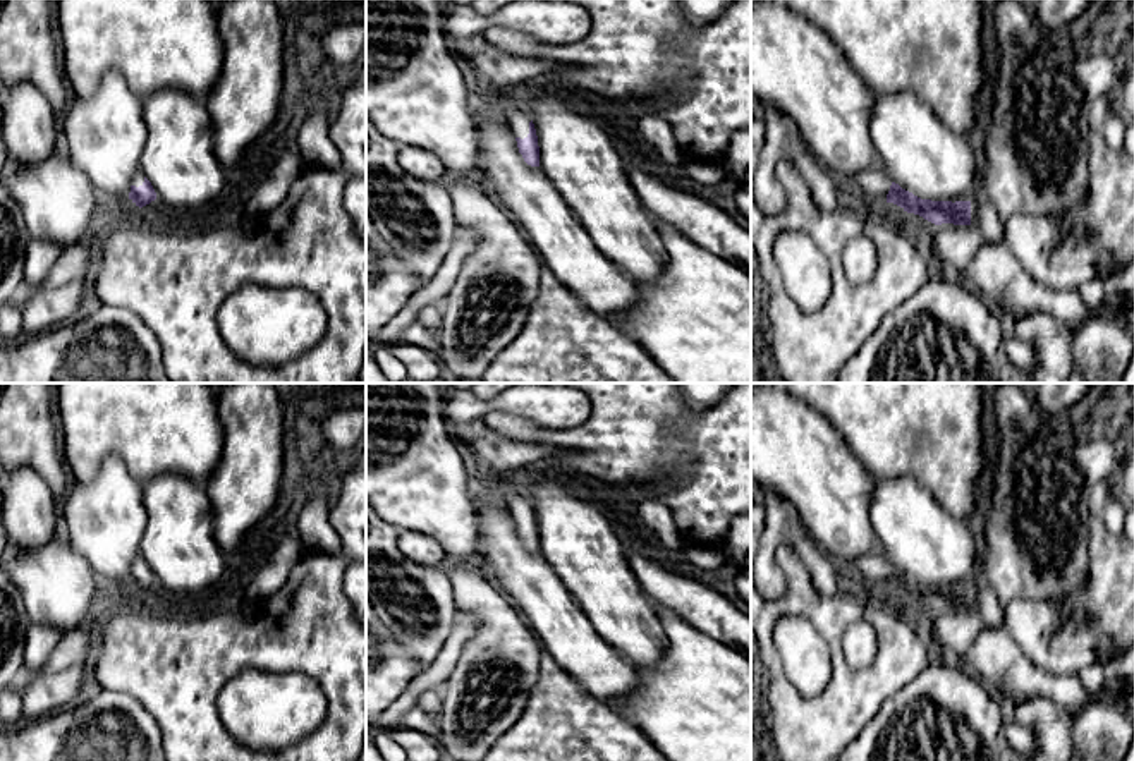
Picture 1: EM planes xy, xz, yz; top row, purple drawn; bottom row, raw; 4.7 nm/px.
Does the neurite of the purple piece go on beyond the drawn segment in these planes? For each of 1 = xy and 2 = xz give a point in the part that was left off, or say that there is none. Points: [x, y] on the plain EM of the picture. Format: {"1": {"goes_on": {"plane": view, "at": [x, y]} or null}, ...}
{"1": {"goes_on": {"plane": "xy", "at": [138, 566]}}, "2": {"goes_on": {"plane": "xz", "at": [511, 488]}}}

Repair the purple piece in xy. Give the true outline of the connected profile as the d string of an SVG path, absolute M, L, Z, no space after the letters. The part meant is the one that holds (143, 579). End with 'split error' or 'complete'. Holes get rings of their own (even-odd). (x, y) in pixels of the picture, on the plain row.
M143 557L136 558L131 570L129 584L139 593L156 584L156 577Z; split error

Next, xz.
M510 474L490 476L490 479L493 491L505 500L524 546L531 551L540 551L538 521L524 491L522 479Z; split error

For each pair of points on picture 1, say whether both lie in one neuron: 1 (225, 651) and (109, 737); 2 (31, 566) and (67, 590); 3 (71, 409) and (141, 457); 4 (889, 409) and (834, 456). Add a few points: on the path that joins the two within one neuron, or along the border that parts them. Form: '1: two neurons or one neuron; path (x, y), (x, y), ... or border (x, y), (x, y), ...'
1: two neurons; border (109, 691), (128, 693), (153, 718), (164, 742)
2: one neuron; path (40, 574), (48, 576), (59, 586)
3: one neuron; path (88, 409), (93, 409), (124, 440)
4: two neurons; border (820, 414), (873, 474)

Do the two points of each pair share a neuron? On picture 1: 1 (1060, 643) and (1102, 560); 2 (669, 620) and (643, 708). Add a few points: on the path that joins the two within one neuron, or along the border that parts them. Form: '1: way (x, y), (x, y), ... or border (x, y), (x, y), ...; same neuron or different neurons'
1: way (1079, 622), (1083, 607), (1102, 588), (1102, 581); same neuron
2: way (677, 643), (677, 674), (665, 686); same neuron

